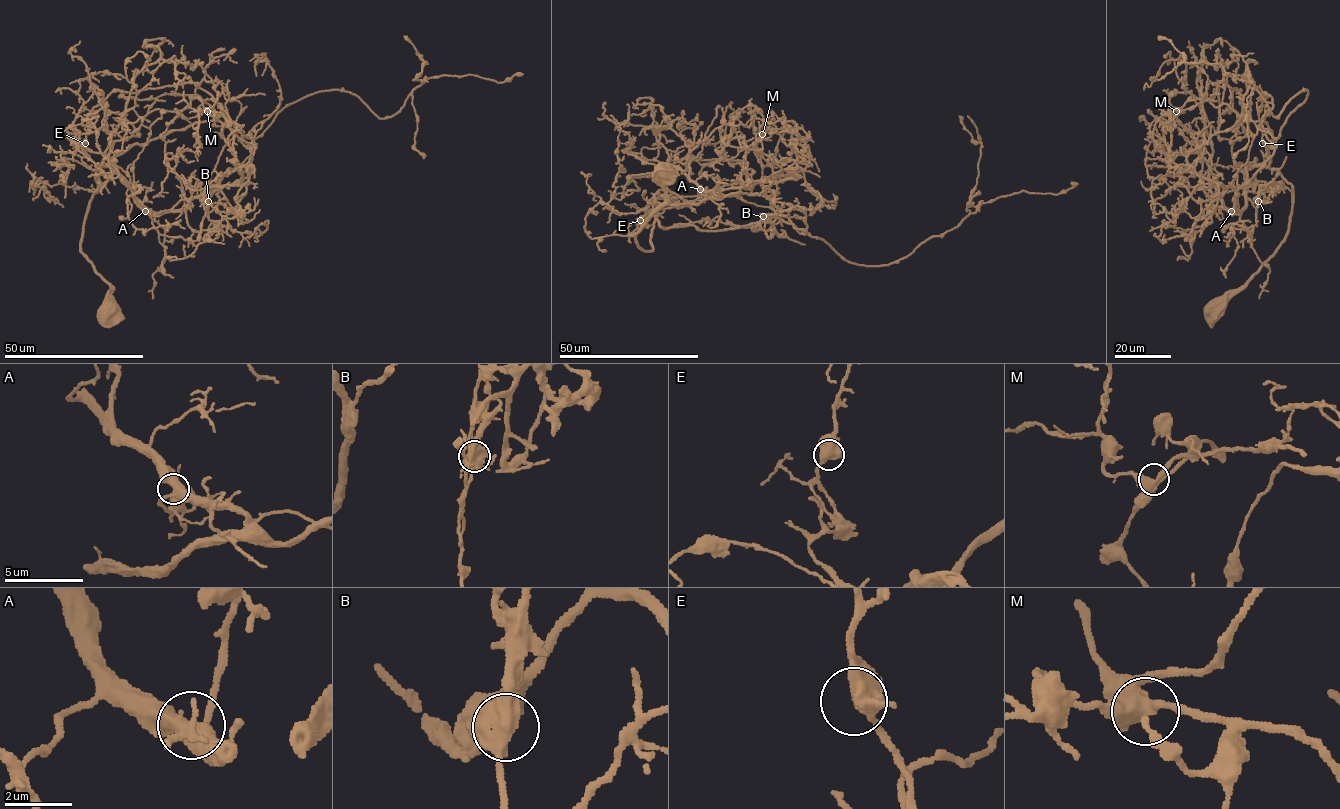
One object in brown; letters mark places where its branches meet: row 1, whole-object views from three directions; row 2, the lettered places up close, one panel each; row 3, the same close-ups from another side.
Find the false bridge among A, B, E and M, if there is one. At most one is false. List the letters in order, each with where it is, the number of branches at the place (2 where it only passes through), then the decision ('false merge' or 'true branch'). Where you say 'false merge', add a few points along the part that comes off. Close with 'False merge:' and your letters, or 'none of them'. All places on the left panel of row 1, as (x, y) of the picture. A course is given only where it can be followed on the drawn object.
A: (145, 211) | 3 | true branch
B: (208, 201) | 3 | false merge | (208, 201), (211, 188), (250, 156)
E: (85, 143) | 3 | true branch
M: (207, 111) | 3 | true branch
False merge: B

